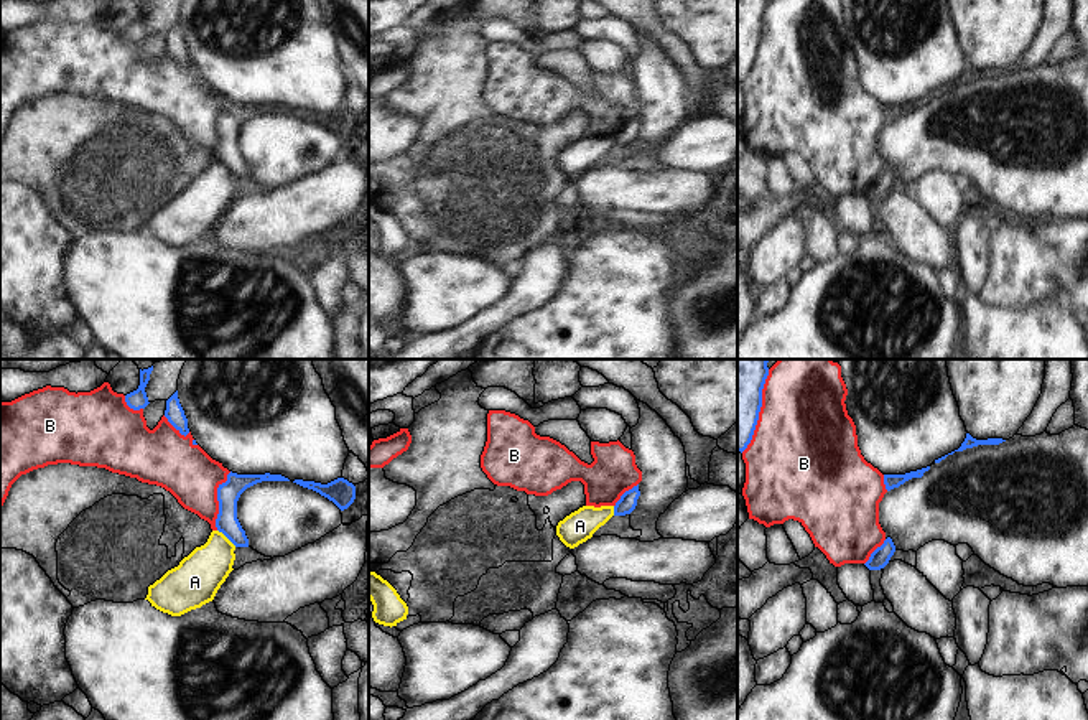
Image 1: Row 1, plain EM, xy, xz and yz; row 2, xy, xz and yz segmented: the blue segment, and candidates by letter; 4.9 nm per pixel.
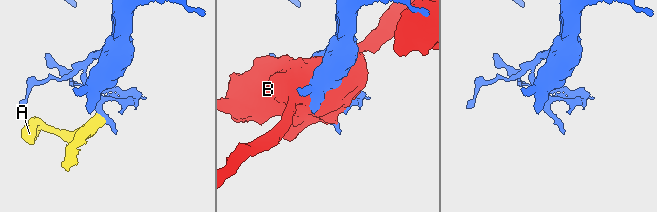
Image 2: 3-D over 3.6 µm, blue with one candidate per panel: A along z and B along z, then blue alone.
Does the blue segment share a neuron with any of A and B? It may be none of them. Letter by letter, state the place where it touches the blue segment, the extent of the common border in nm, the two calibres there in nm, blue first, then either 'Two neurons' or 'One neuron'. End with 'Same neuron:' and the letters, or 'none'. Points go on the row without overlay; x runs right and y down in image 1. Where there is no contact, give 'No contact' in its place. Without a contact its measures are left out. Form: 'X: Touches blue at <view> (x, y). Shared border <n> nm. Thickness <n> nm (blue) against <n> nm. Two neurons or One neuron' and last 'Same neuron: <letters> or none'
A: Touches blue at xy (227, 168). Shared border 130 nm. Thickness 110 nm (blue) against 240 nm. Two neurons
B: Touches blue at xy (218, 130). Shared border 300 nm. Thickness 110 nm (blue) against 260 nm. Two neurons
Same neuron: none.

